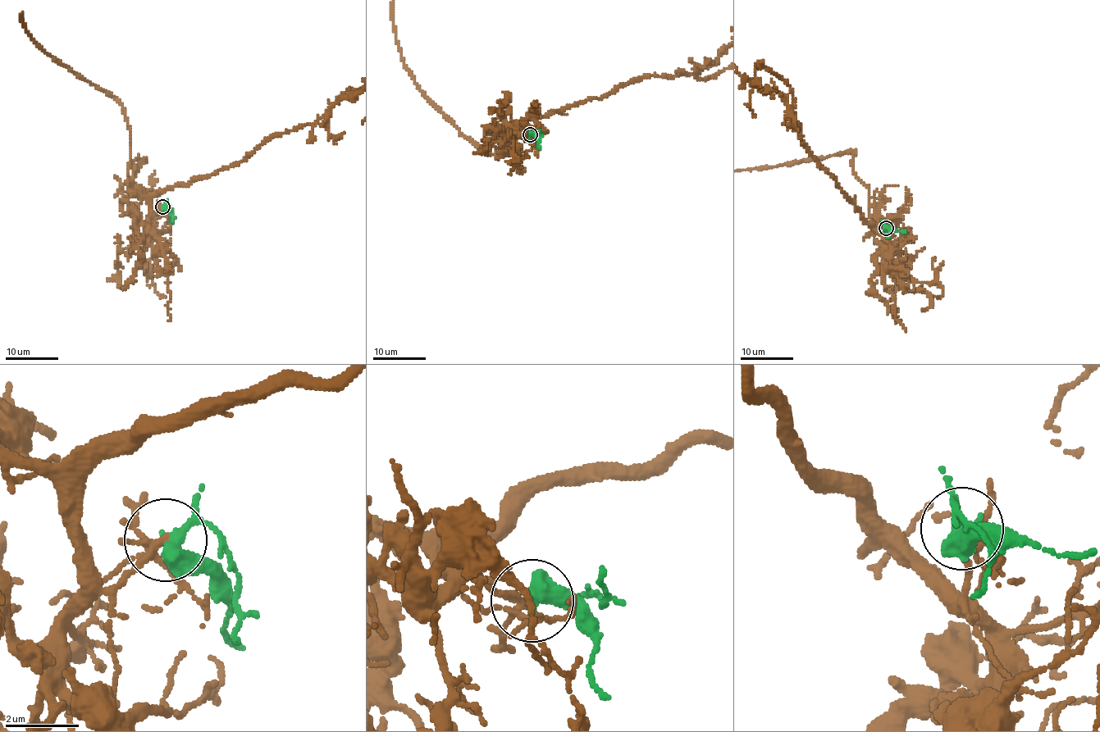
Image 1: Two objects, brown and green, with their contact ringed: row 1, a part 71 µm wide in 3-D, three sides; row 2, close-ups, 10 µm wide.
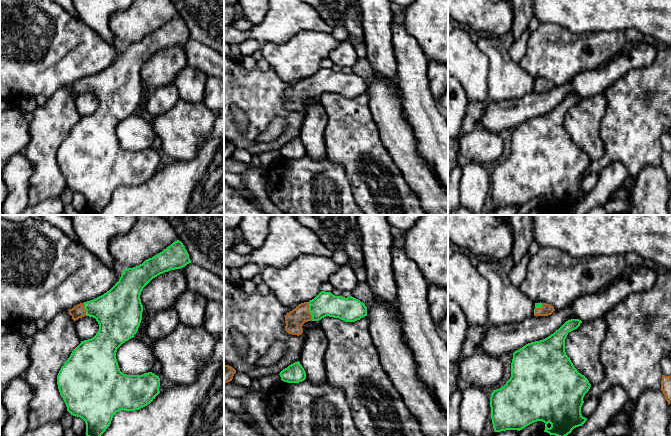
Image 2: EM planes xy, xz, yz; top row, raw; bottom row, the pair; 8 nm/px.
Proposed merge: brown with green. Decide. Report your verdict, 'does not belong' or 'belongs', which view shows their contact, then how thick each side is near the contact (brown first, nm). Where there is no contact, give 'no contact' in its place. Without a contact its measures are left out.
belongs; contact in xz; calibres 150 and 190 nm

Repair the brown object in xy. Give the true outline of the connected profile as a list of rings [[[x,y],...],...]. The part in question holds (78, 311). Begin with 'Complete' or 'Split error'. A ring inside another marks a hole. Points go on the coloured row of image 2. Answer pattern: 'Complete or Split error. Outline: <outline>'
Split error. Outline: [[[177,240],[139,266],[124,269],[119,281],[103,295],[68,310],[74,321],[89,316],[95,318],[99,324],[96,335],[81,341],[57,375],[58,389],[67,411],[85,421],[86,436],[101,436],[110,426],[117,412],[139,410],[150,404],[160,393],[159,376],[152,372],[142,375],[122,373],[116,359],[116,352],[138,331],[143,312],[140,299],[143,288],[158,275],[183,268],[189,263],[191,260],[185,246]]]

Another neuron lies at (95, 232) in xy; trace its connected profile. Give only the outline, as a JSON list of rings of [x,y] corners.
[[[69,215],[79,242],[107,266],[119,269],[110,251],[109,243],[117,236],[128,233],[137,221],[138,215]]]

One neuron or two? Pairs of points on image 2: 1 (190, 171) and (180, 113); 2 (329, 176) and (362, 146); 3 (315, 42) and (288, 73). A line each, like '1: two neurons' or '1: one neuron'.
1: two neurons
2: two neurons
3: one neuron

